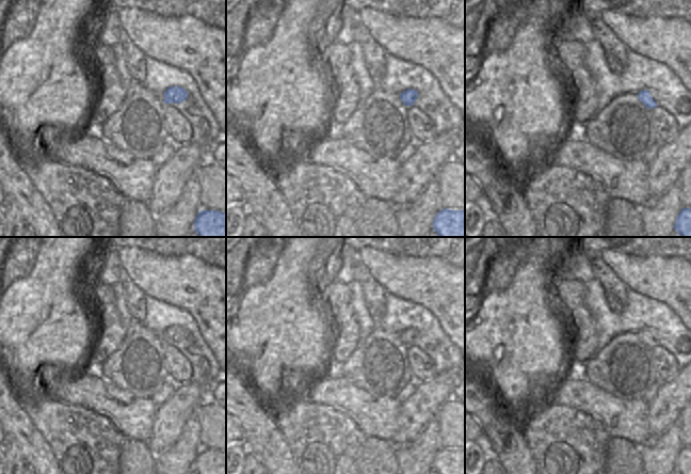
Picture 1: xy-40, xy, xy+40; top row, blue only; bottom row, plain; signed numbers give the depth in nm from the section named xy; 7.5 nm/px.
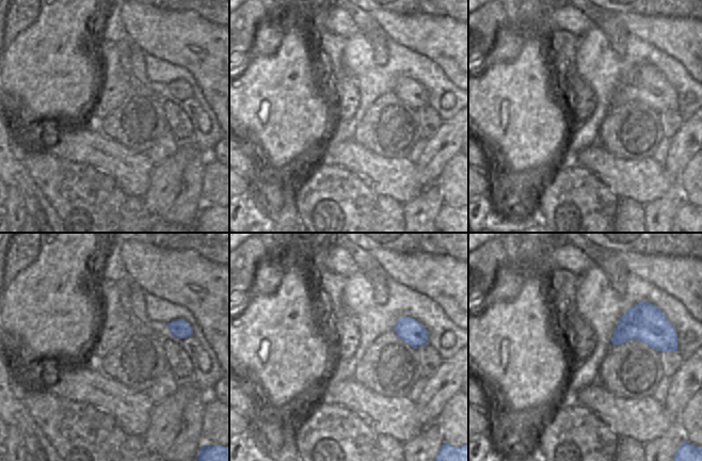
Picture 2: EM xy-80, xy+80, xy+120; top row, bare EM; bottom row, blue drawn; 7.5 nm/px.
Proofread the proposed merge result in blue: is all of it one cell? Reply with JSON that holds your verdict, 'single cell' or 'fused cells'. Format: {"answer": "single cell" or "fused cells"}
{"answer": "single cell"}

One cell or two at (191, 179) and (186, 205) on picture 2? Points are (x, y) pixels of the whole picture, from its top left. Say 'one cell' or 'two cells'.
one cell

